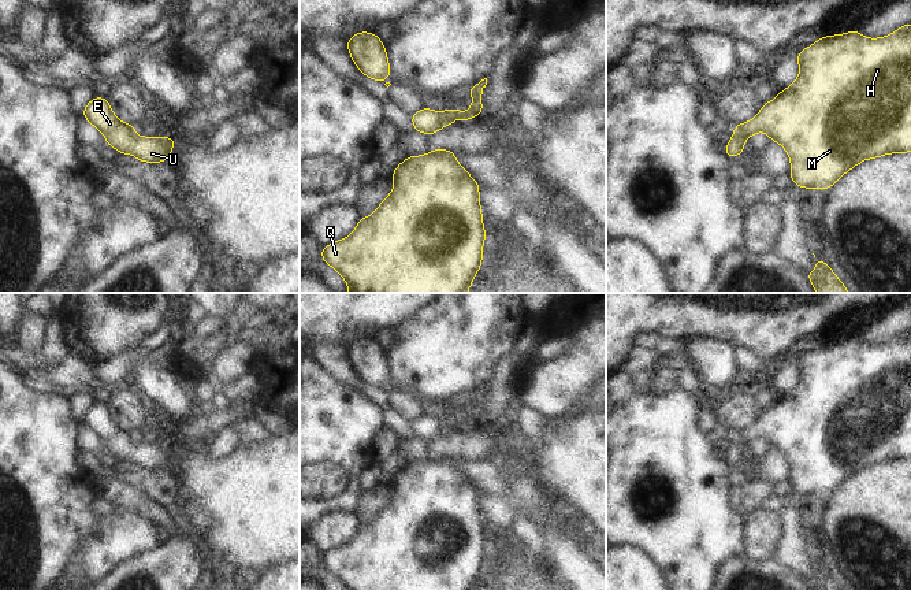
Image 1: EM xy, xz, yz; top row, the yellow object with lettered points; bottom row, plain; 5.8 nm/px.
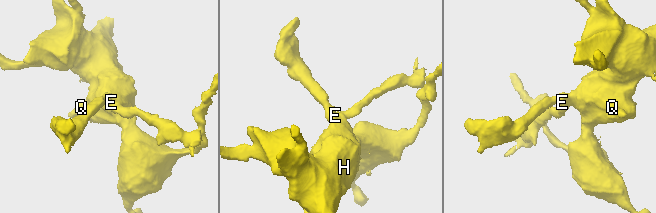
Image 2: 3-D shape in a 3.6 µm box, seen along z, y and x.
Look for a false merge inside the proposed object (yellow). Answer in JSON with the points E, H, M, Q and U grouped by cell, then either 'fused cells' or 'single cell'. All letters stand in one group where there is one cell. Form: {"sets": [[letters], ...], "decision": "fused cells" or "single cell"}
{"sets": [["E", "H", "M", "Q", "U"]], "decision": "single cell"}

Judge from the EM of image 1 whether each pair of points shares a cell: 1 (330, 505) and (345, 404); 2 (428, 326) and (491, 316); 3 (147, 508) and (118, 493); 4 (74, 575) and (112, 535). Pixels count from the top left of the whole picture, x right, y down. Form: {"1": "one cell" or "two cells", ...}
{"1": "one cell", "2": "one cell", "3": "one cell", "4": "one cell"}

